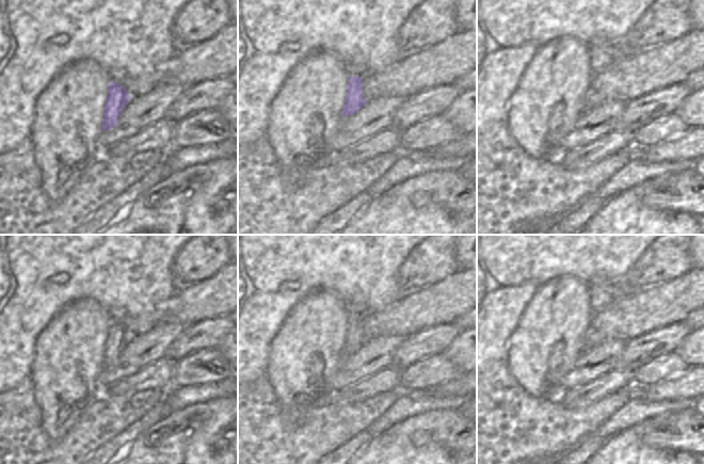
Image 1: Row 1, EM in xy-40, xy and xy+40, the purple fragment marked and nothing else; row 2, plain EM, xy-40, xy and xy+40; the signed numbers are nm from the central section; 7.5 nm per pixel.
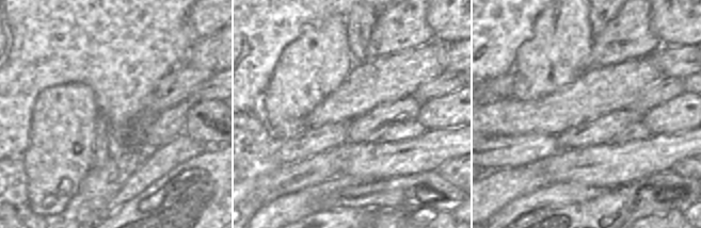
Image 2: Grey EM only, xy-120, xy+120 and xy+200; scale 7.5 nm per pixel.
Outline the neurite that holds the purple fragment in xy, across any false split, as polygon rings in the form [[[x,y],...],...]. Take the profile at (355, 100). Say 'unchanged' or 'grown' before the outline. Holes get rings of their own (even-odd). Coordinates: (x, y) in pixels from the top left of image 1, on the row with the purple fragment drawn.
grown | [[[353,64],[347,70],[350,82],[348,84],[343,117],[357,113],[367,103],[363,93],[363,77],[367,75],[367,67],[364,64]]]

